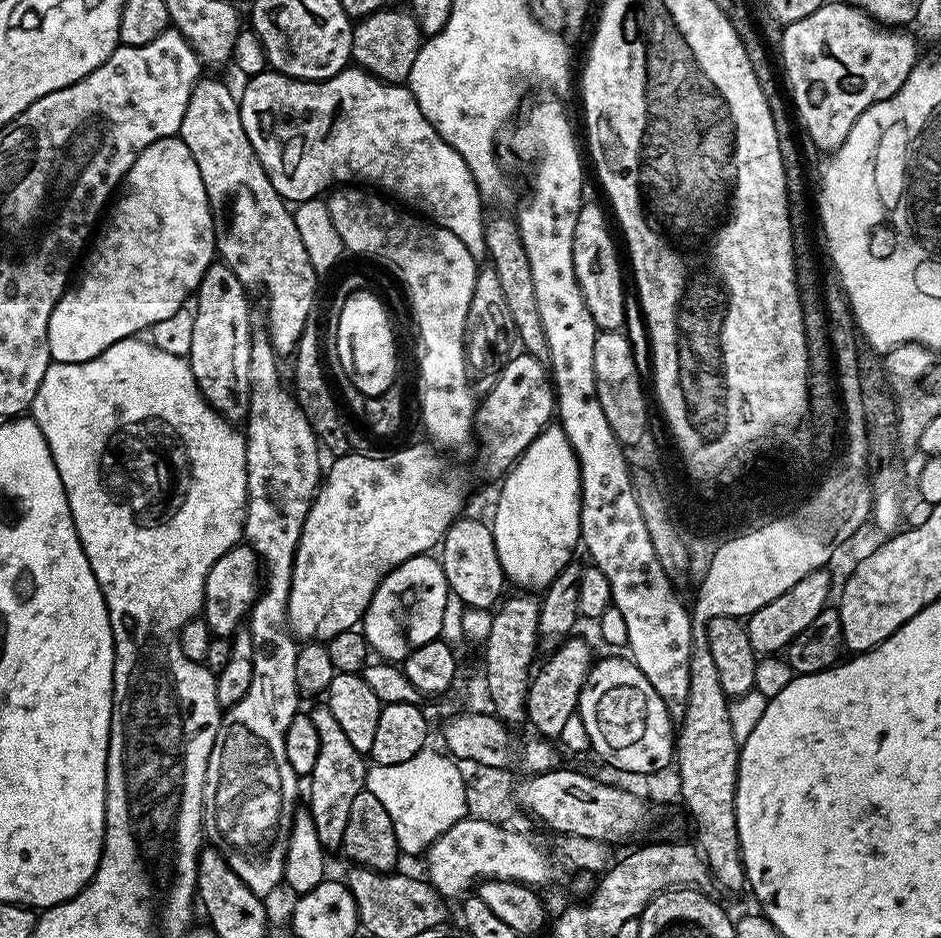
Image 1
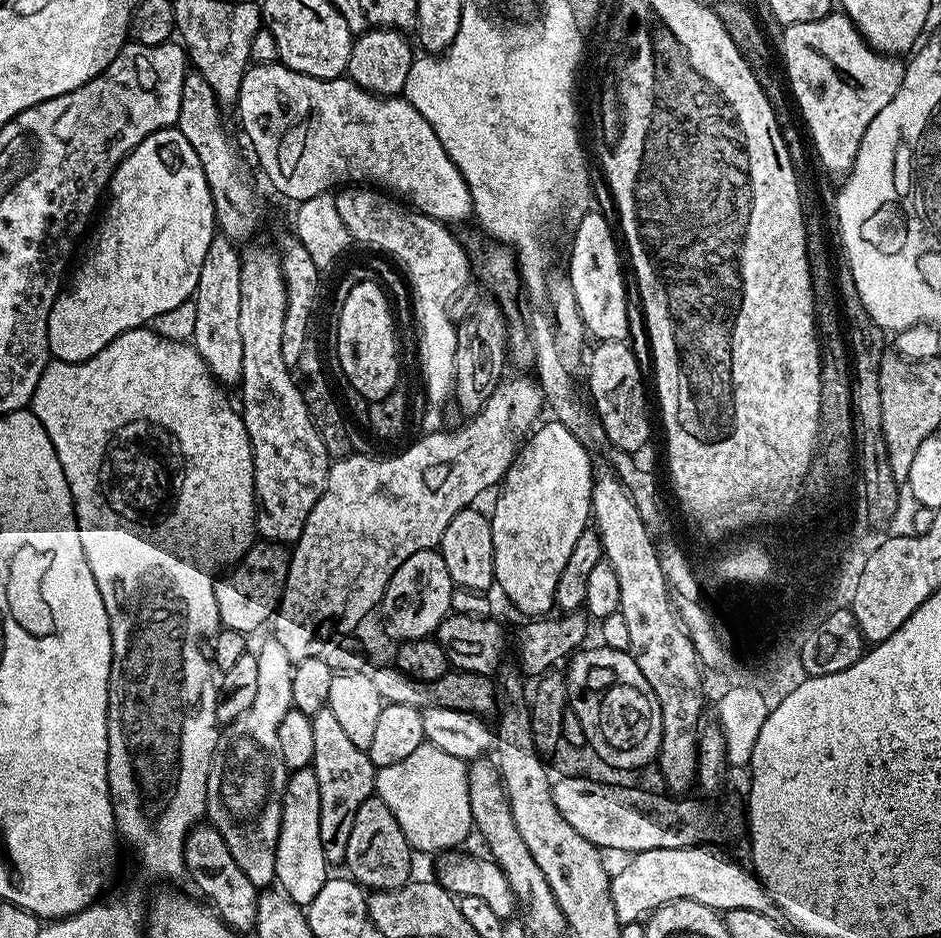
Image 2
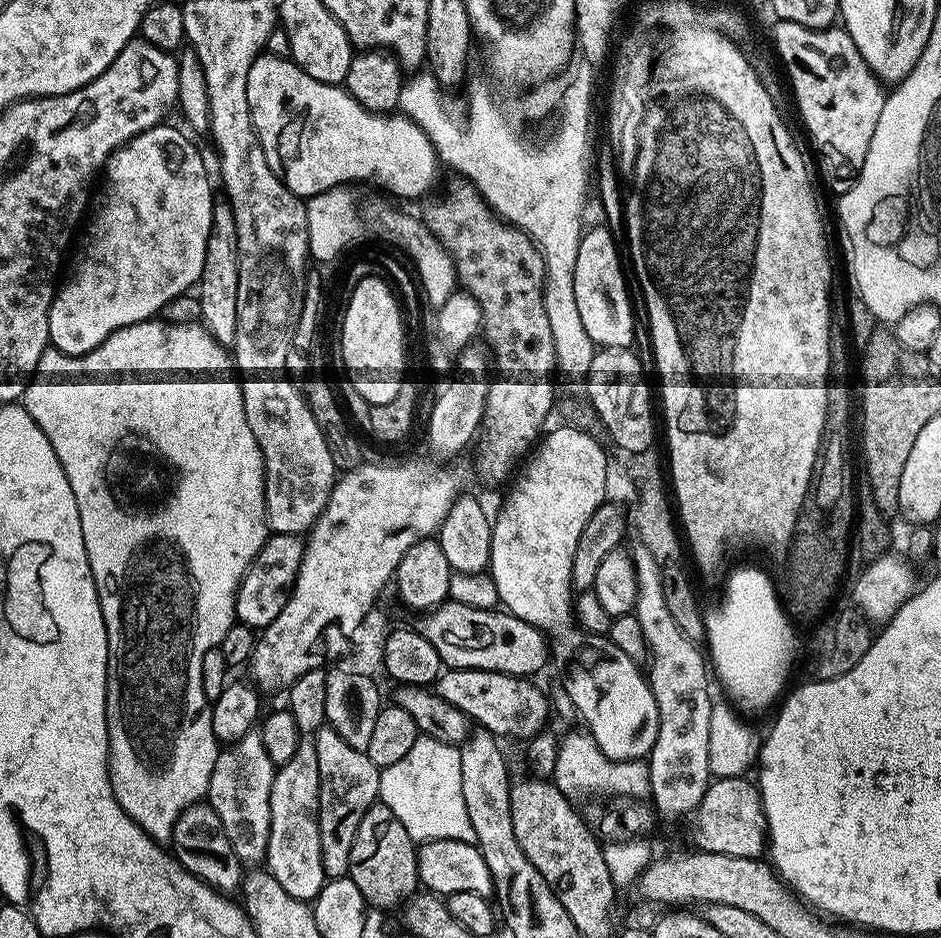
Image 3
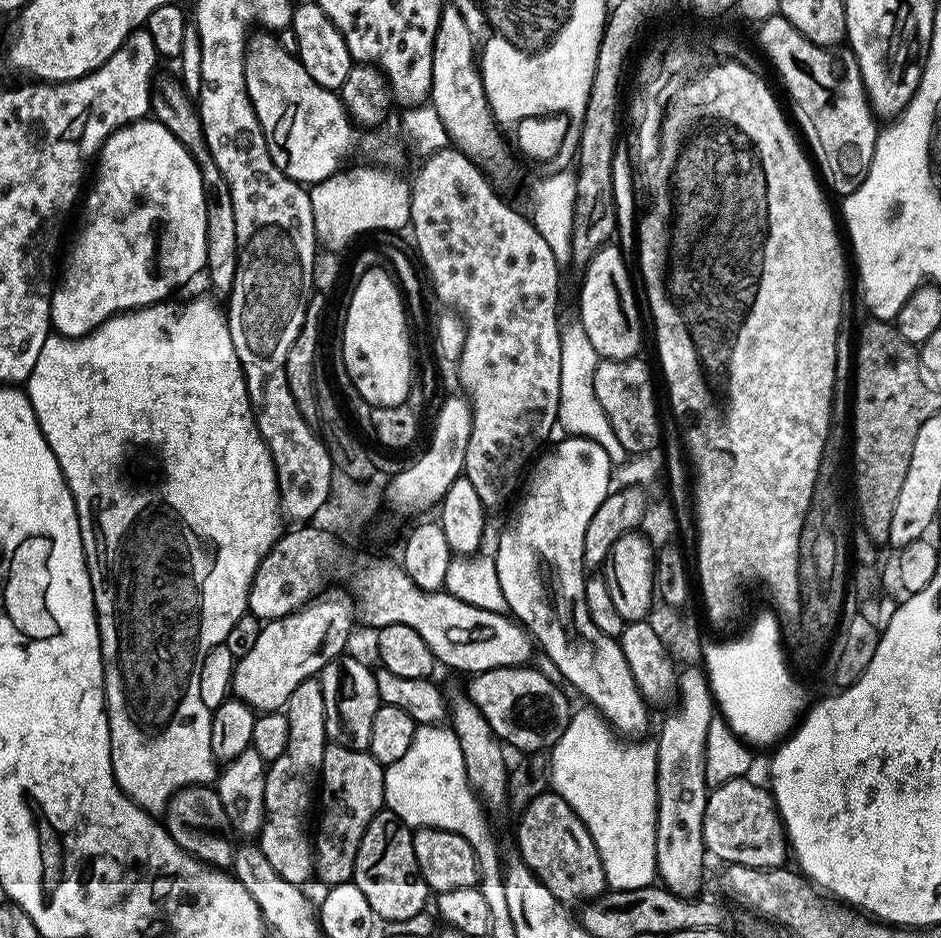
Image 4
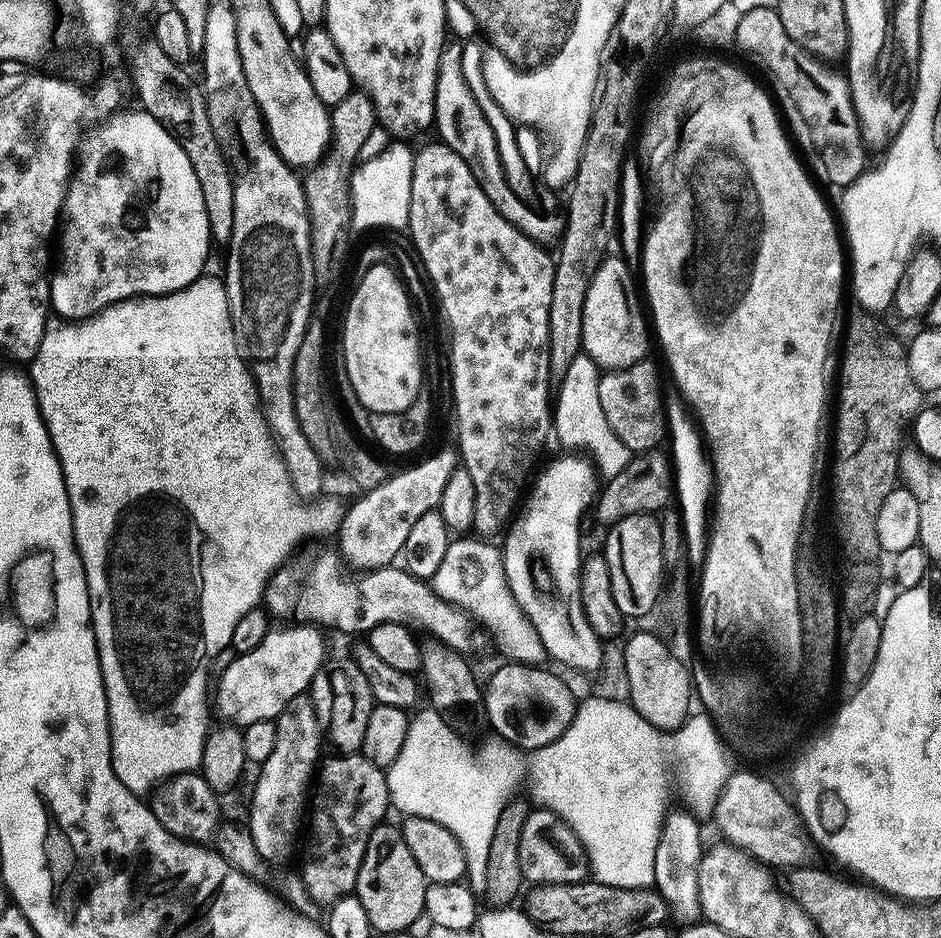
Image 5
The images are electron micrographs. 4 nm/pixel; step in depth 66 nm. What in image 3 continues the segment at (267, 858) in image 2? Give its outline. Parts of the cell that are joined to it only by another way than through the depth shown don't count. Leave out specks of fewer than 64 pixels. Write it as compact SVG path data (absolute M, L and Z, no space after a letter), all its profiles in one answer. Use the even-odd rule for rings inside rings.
M259 731L247 732L238 742L227 745L221 756L214 762L214 774L210 774L210 786L206 797L207 803L222 818L222 830L226 830L226 838L230 838L230 846L240 859L241 865L256 866L268 855L270 842L270 792L276 777L277 765L273 764L270 754L266 754L266 746L262 746Z

